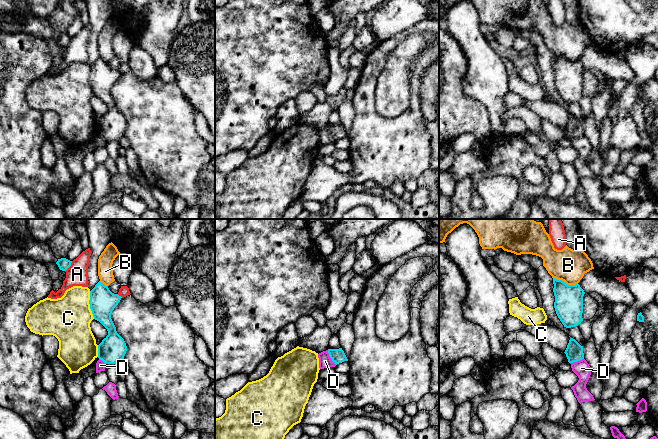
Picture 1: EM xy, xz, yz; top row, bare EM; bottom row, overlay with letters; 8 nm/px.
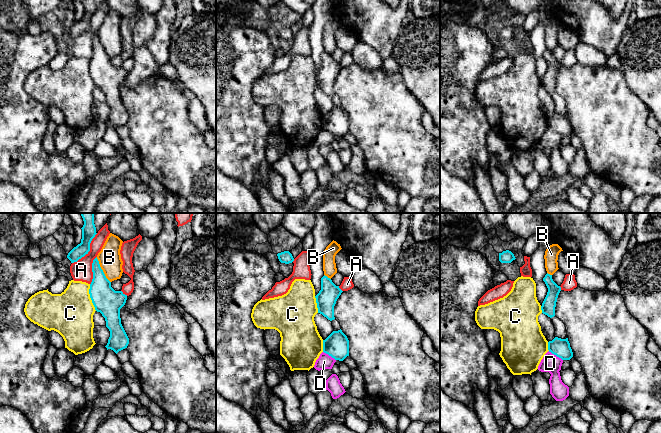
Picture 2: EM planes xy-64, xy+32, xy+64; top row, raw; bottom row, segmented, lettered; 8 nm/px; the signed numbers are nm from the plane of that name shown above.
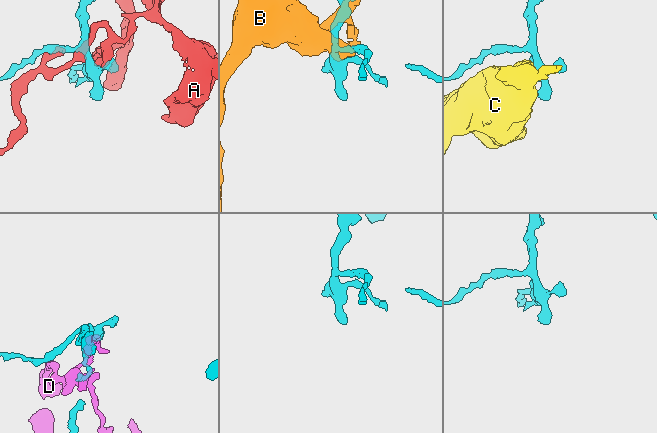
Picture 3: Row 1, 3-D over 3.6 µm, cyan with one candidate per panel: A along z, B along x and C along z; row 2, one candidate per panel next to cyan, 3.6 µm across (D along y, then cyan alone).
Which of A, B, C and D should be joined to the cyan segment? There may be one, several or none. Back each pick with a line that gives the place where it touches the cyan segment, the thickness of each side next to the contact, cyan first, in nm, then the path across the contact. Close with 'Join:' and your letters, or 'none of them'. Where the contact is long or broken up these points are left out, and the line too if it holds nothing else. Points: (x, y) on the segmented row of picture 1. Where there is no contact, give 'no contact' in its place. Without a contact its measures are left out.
Join: none of them

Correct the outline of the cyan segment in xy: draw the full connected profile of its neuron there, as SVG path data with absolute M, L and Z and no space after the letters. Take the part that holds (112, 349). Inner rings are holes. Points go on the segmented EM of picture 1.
M100 281L90 291L90 309L95 320L99 321L108 331L108 335L98 345L98 358L106 364L115 364L124 360L127 346L124 339L117 333L111 319L114 308L121 296L112 293L108 286Z

